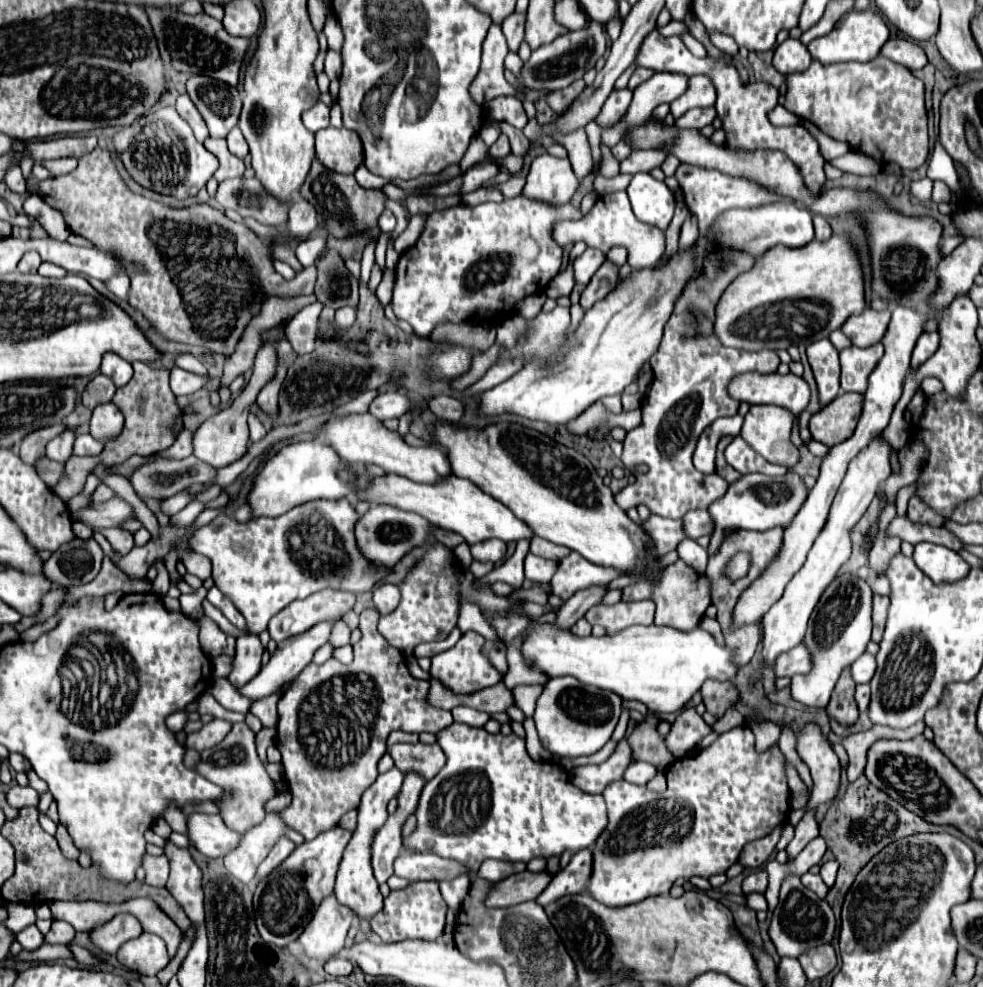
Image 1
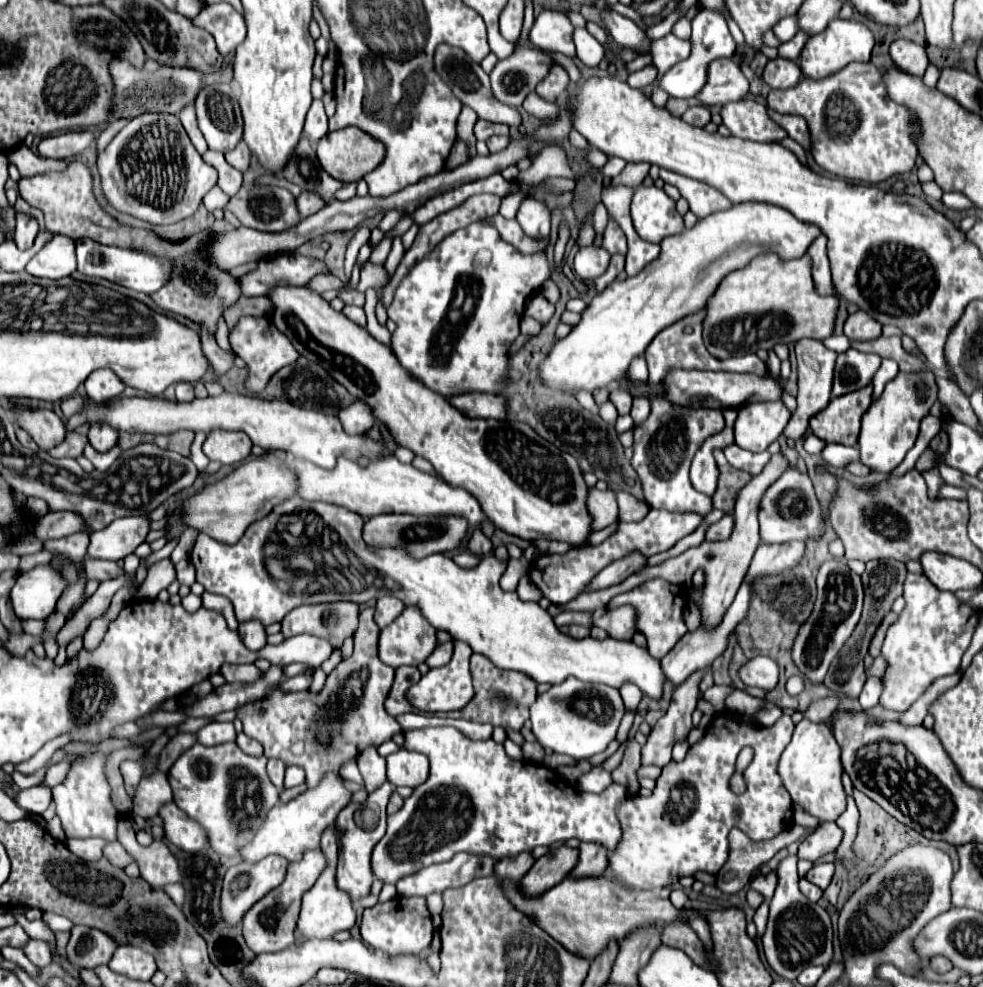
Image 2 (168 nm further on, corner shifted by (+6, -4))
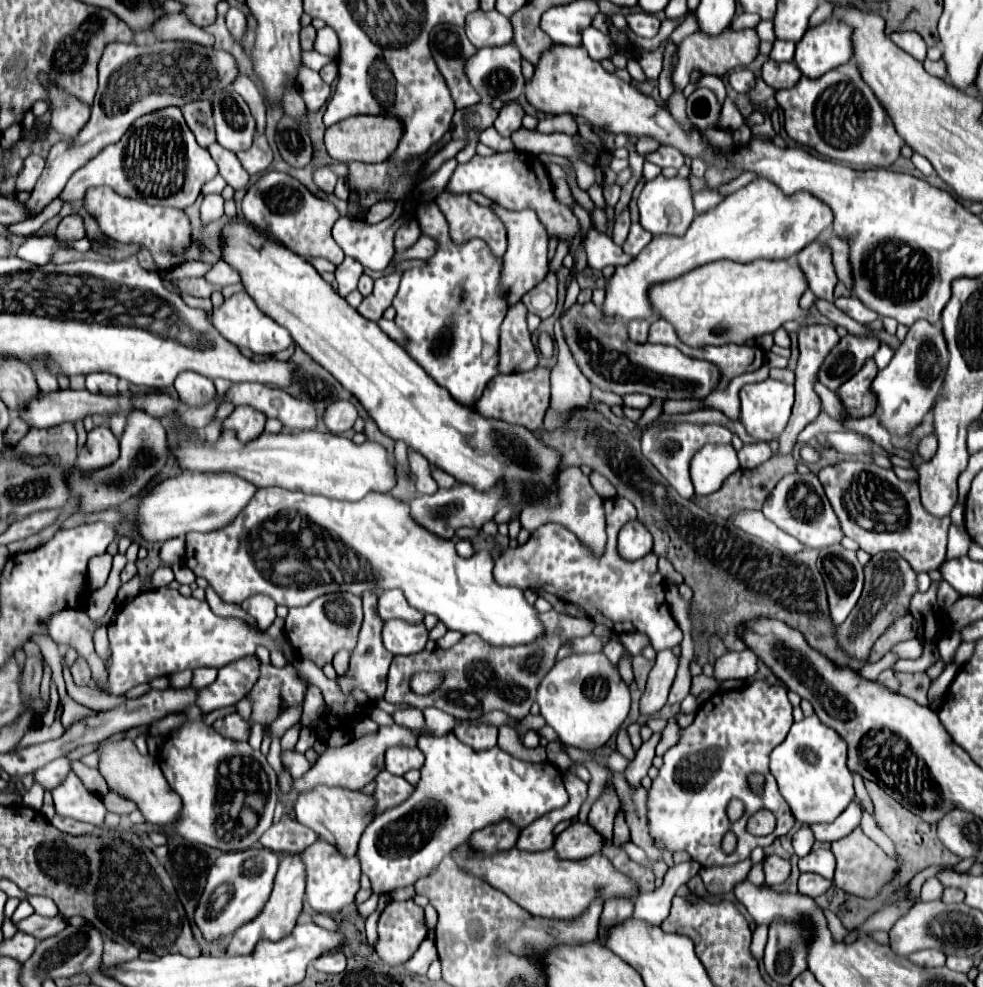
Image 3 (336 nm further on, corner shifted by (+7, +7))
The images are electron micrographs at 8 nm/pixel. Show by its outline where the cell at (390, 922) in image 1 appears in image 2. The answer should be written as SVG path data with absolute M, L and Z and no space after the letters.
M397 896L387 902L379 902L371 908L365 908L363 920L361 920L361 938L383 952L389 954L401 954L401 952L421 952L429 948L433 936L433 922L427 908L425 898L405 898Z

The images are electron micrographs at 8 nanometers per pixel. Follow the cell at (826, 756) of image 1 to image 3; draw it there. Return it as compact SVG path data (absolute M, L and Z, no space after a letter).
M816 715L804 717L790 727L788 737L770 755L770 773L778 783L778 791L788 801L792 815L800 825L832 823L852 801L852 773L846 765L844 739L830 727L822 725Z

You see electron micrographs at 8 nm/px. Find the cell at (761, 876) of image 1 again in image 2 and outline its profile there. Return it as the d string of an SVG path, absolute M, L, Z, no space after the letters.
M771 872L771 874L767 874L767 876L757 874L757 876L751 880L749 886L751 886L753 890L757 890L759 894L763 894L765 900L771 900L771 896L773 896L773 892L775 892L775 886L777 886L777 876L775 876L775 872Z

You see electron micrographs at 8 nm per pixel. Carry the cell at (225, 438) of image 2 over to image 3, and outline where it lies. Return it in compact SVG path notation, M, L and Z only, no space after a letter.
M236 407L230 417L224 419L224 429L234 429L240 441L256 439L264 431L266 415L260 415L254 407Z

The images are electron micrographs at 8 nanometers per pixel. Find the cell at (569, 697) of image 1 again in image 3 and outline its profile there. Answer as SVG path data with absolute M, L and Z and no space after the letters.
M604 653L560 659L538 689L538 705L560 741L578 749L598 749L620 729L630 711L630 689Z

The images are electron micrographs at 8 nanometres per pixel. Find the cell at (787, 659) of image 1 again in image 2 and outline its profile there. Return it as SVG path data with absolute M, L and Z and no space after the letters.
M755 656L739 670L739 676L747 686L773 690L779 682L779 664L773 658Z

